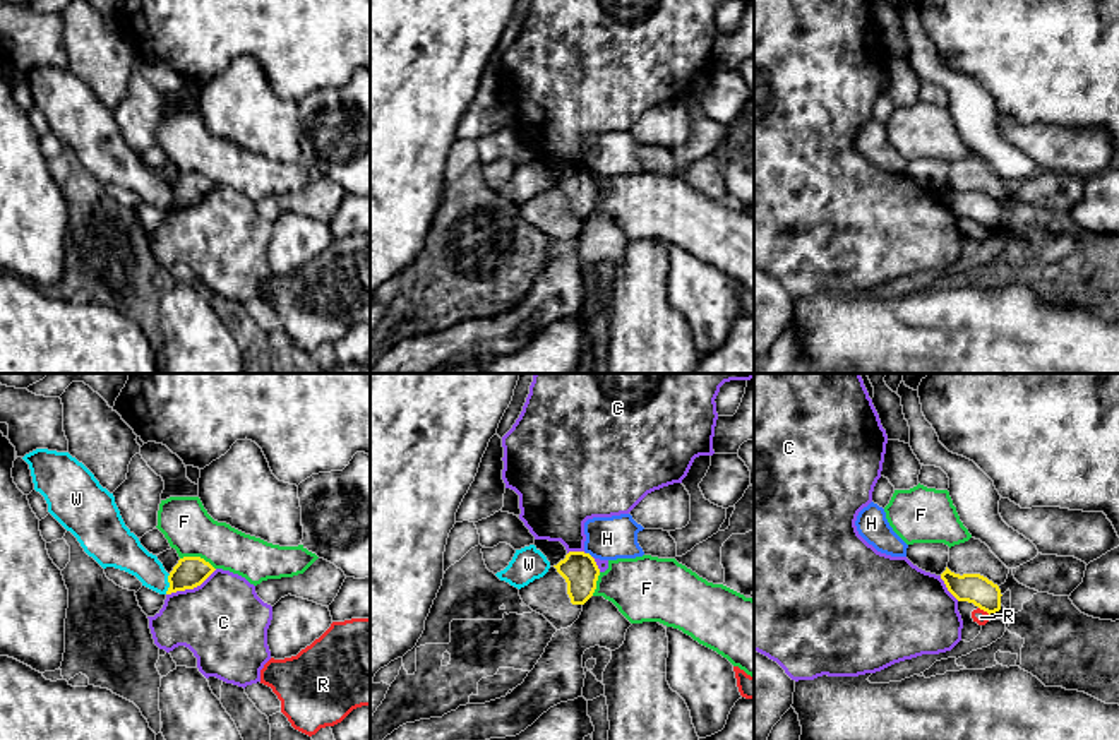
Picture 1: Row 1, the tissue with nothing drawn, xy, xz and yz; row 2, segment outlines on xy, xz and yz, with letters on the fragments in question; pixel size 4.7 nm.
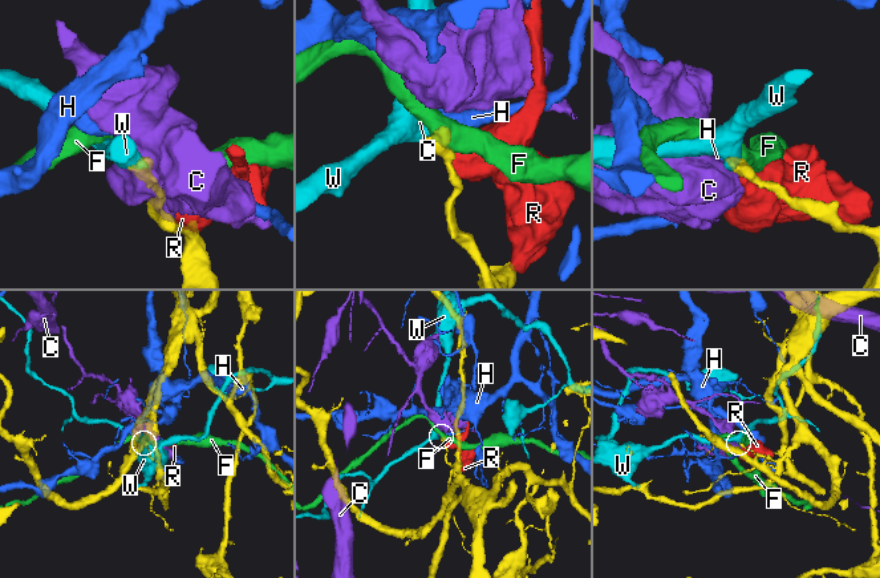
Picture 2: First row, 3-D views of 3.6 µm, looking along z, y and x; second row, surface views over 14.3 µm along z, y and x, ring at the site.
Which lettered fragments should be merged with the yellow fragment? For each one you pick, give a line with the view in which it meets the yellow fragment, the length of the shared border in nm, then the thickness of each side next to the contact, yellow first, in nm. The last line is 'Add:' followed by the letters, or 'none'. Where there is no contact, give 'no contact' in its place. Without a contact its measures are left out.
Add: none

